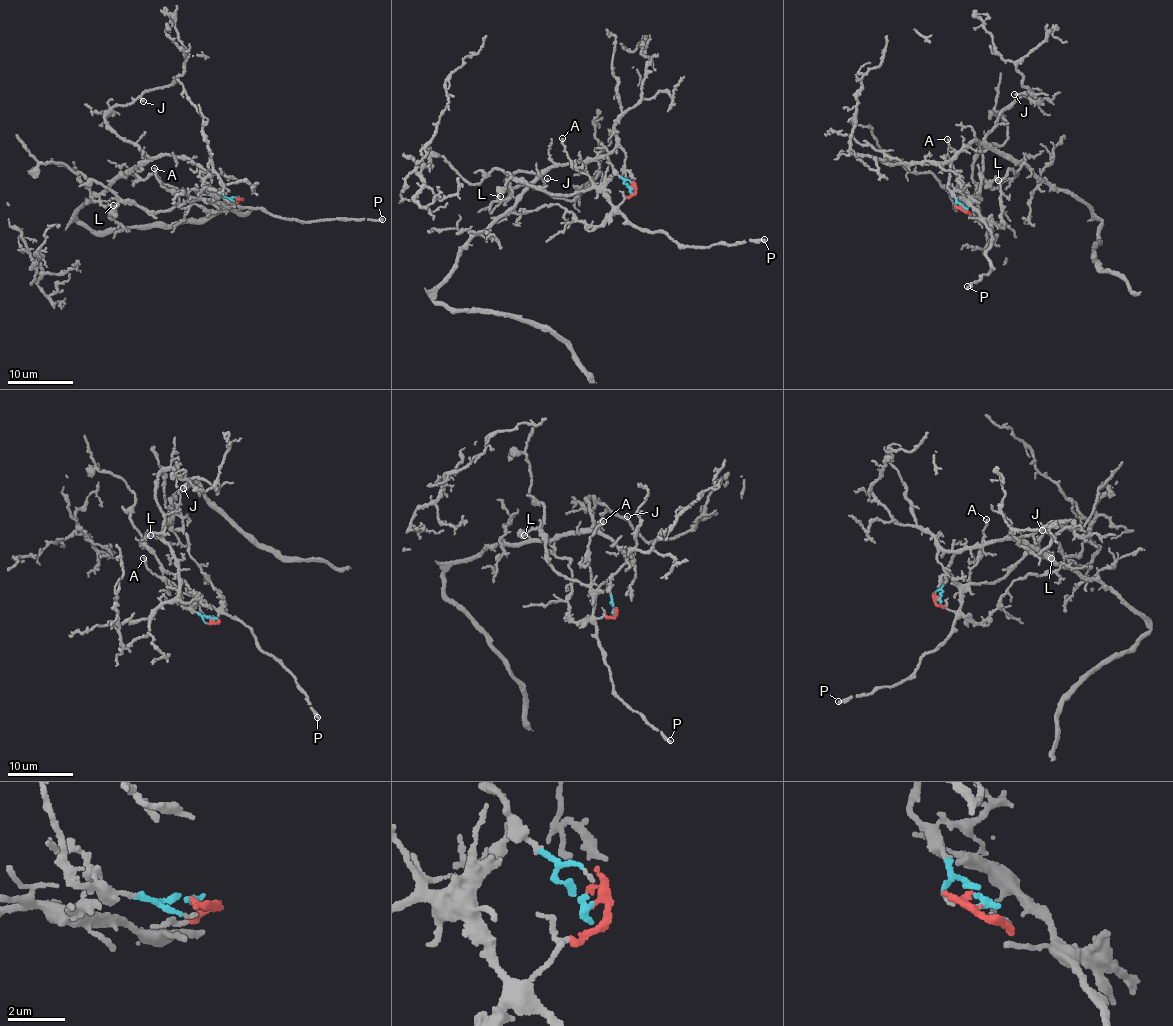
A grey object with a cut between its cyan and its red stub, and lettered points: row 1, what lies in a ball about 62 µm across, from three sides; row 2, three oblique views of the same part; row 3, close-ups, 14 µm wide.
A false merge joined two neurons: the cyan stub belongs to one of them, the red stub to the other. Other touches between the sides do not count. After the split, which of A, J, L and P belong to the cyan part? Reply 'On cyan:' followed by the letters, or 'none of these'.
On cyan: J

